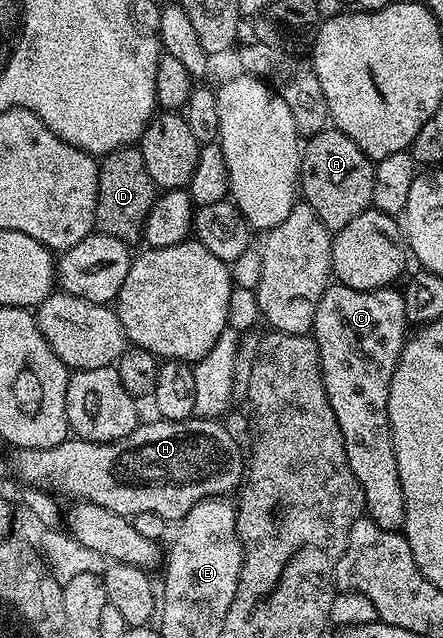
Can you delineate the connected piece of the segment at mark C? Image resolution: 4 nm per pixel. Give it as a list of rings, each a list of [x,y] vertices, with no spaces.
[[[341,284],[327,286],[316,304],[312,337],[318,346],[324,392],[328,396],[328,404],[332,404],[332,412],[336,412],[336,424],[340,424],[340,432],[344,436],[344,452],[348,456],[348,464],[356,480],[360,480],[366,501],[366,514],[376,524],[380,524],[380,528],[401,531],[406,524],[404,488],[400,488],[400,472],[396,468],[396,452],[388,424],[388,388],[392,384],[392,372],[396,372],[396,364],[408,337],[401,289],[357,290]]]

